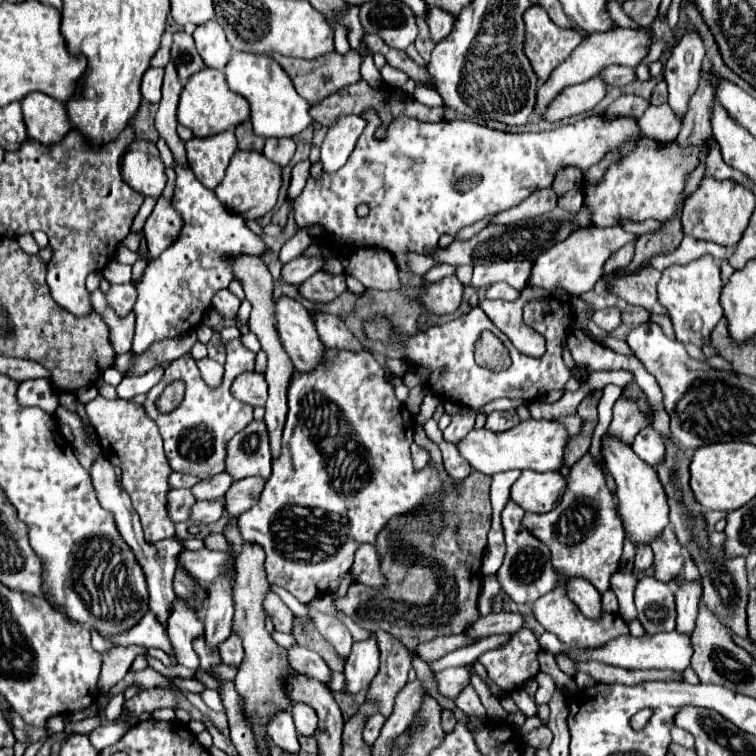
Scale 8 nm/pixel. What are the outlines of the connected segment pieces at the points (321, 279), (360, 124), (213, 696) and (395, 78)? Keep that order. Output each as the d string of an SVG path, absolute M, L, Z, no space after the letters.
M325 271L315 273L313 277L309 277L299 287L303 297L307 297L311 301L321 301L321 303L327 303L327 301L335 299L345 289L347 289L347 285L345 285L345 275L343 273L331 275L331 273L325 273Z
M345 115L333 127L329 127L329 133L321 145L321 163L325 175L337 173L337 169L345 165L365 127L367 119L359 115Z
M206 688L201 697L210 709L223 713L223 703L219 701L219 693L216 690Z
M385 65L385 67L381 69L381 75L383 75L383 79L385 79L387 85L397 85L397 87L401 87L401 85L409 79L407 75L403 75L403 73L397 71L397 69L391 69L389 65Z

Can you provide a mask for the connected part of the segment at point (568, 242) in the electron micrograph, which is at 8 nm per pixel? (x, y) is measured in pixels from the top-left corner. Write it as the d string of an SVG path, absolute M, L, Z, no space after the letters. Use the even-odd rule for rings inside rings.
M587 227L587 229L577 229L561 241L559 245L547 249L547 253L541 253L535 259L535 267L529 277L529 287L539 287L545 289L549 295L555 293L555 289L565 289L573 295L581 295L589 291L597 279L603 277L603 263L609 259L611 253L615 253L619 247L637 241L639 235L627 233L625 229L619 227L607 227L607 229L597 229L597 227Z

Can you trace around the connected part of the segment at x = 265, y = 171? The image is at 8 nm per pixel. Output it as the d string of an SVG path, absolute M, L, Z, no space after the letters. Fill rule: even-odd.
M237 151L235 157L231 157L231 163L225 173L225 181L215 187L215 195L223 205L241 215L243 219L261 219L265 213L269 213L277 203L277 193L281 187L281 167L269 161L263 153L257 151Z

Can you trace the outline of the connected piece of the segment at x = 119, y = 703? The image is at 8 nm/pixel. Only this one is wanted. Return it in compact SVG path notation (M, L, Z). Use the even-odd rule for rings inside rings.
M119 693L116 696L114 696L106 706L105 719L107 719L109 723L115 721L122 712L123 705L124 705L124 695L122 693Z

